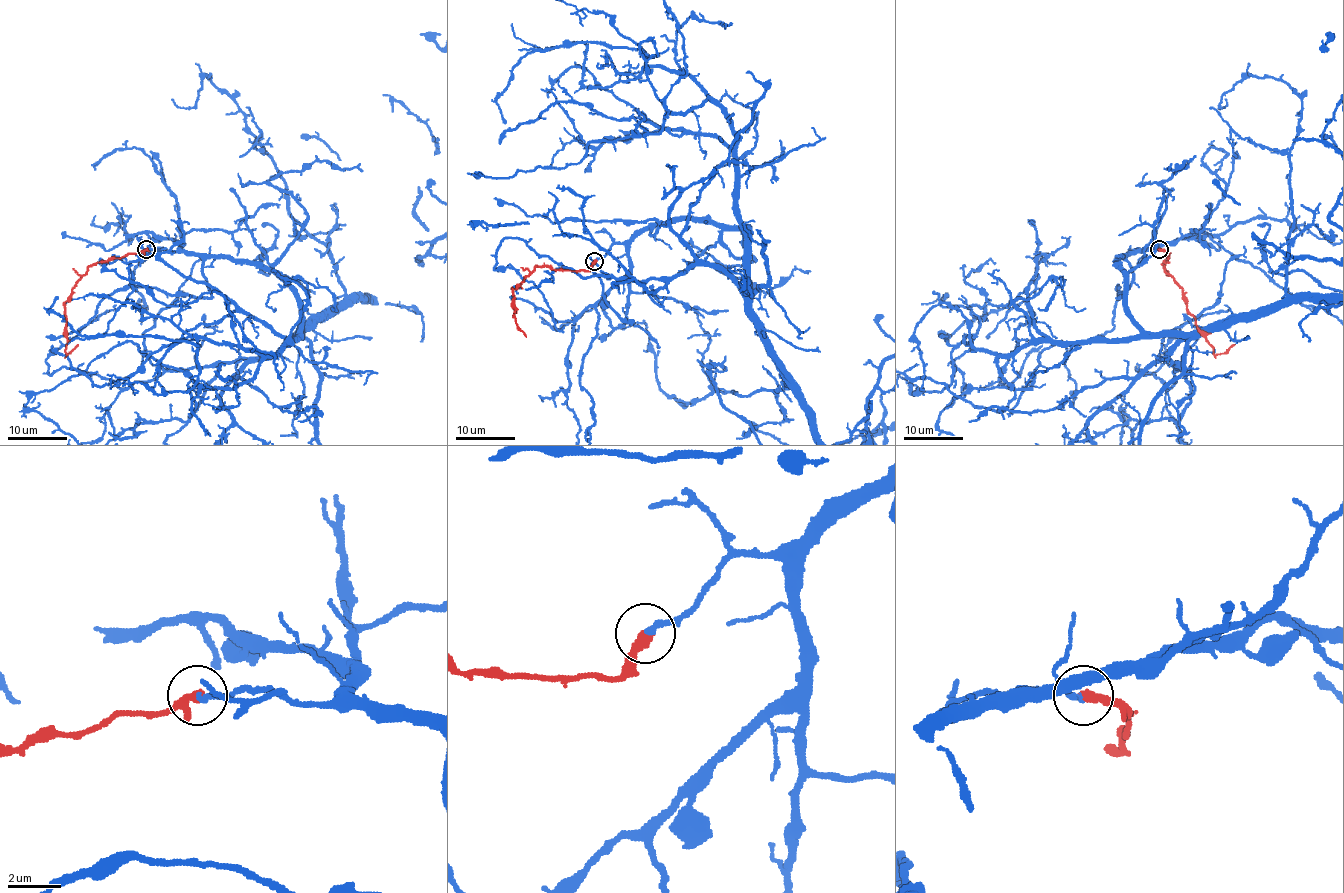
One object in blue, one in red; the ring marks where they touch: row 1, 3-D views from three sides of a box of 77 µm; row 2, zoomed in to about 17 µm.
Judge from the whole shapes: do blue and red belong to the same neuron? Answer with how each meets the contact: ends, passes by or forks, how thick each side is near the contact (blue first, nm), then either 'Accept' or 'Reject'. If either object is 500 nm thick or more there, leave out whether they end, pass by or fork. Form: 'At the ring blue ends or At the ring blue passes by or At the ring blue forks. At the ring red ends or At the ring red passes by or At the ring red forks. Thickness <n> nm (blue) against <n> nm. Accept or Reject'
At the ring blue ends. At the ring red ends. Thickness 220 nm (blue) against 400 nm. Accept

